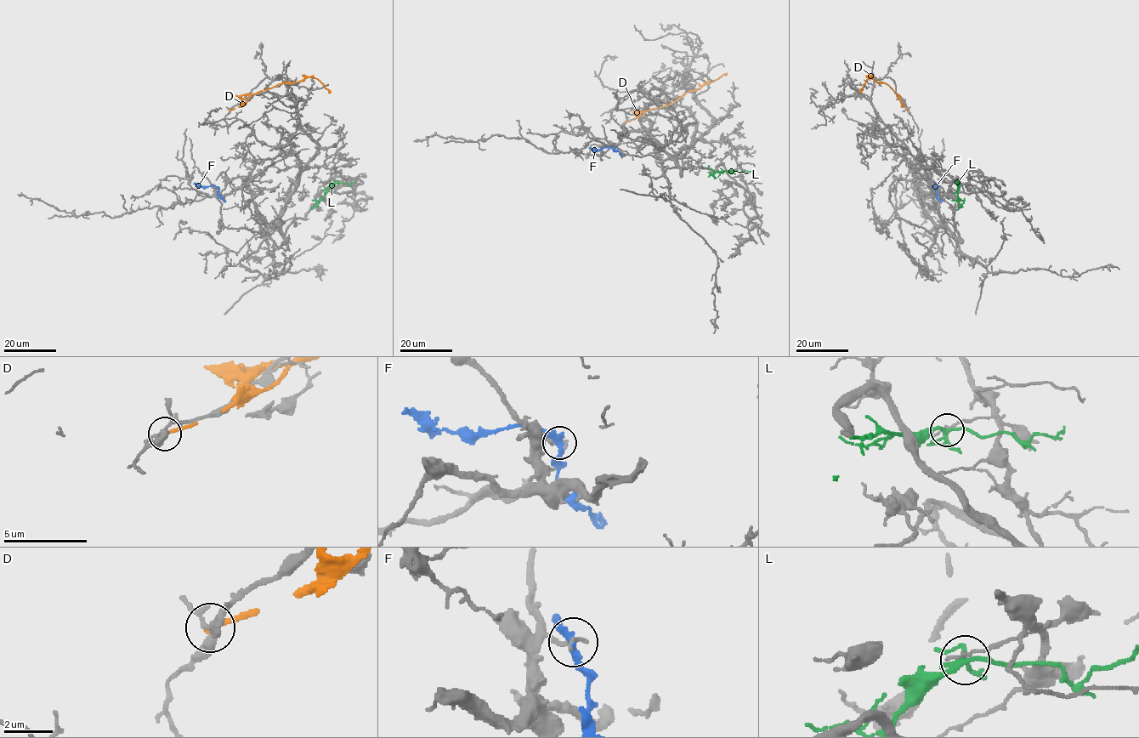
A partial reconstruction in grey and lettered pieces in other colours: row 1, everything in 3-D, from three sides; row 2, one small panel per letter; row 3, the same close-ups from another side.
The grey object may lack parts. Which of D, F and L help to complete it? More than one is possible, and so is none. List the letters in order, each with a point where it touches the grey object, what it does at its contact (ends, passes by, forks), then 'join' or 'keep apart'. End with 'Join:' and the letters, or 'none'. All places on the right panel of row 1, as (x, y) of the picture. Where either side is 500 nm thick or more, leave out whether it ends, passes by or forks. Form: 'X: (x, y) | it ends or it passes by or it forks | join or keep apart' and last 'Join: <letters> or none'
D: (908, 110) | it ends | keep apart
F: (935, 188) | it passes by | keep apart
L: (956, 182) | it forks | keep apart
Join: none

